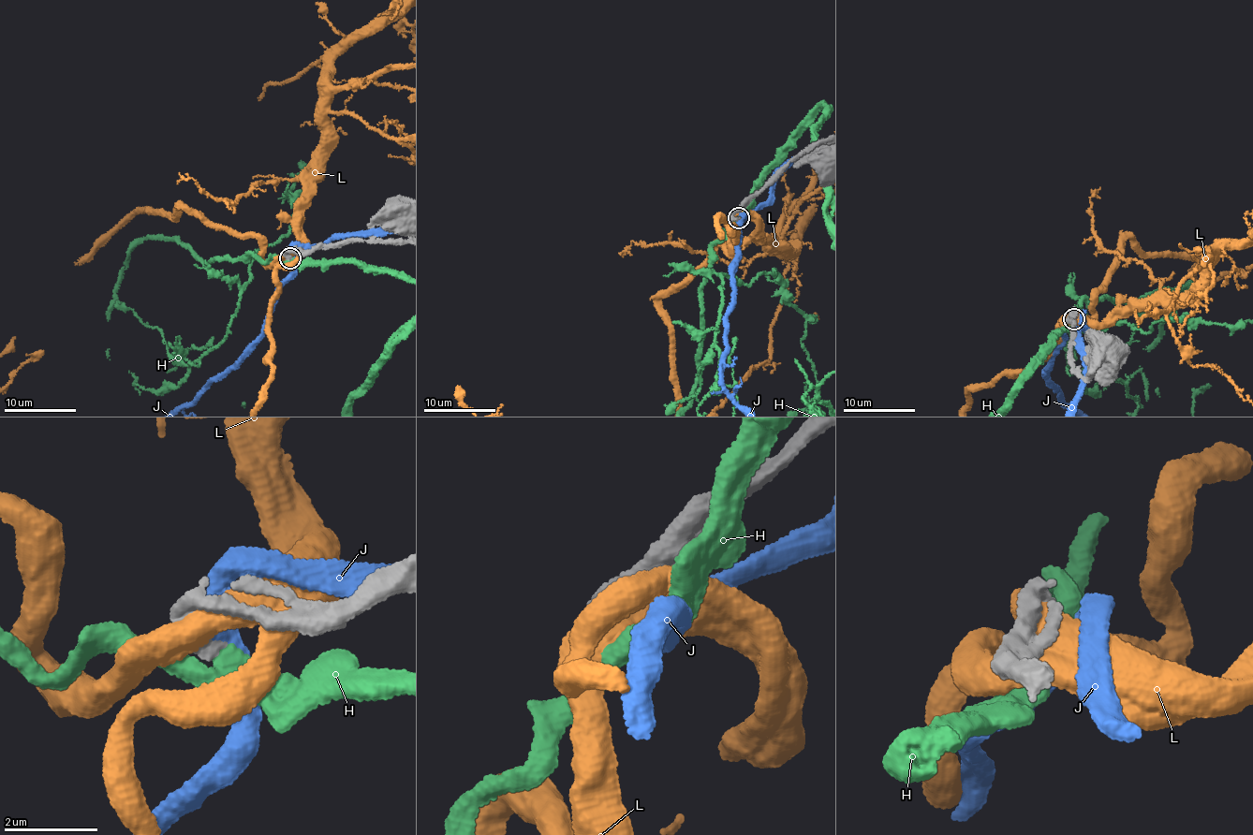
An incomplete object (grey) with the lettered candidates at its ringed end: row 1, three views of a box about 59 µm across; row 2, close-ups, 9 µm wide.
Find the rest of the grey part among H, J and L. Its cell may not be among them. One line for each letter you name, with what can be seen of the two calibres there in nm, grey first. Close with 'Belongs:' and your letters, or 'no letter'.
H: calibres 280 and 360 nm
Belongs: H

